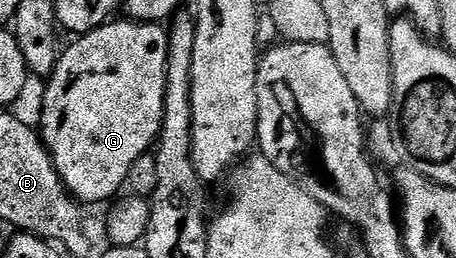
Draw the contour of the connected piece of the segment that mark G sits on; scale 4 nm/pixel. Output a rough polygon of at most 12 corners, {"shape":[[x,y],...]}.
{"shape":[[110,19],[58,55],[41,140],[112,201],[163,122],[168,31]]}

